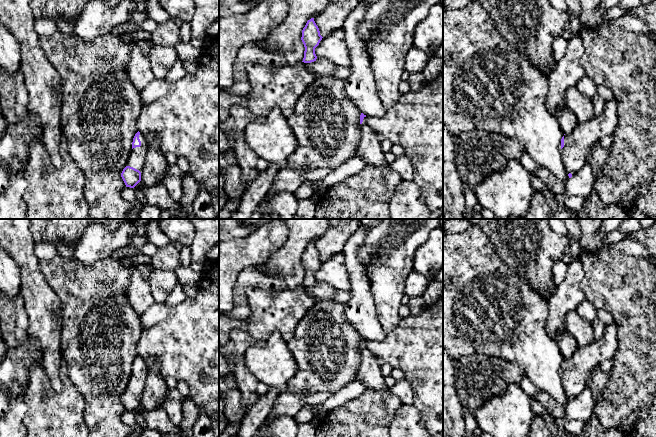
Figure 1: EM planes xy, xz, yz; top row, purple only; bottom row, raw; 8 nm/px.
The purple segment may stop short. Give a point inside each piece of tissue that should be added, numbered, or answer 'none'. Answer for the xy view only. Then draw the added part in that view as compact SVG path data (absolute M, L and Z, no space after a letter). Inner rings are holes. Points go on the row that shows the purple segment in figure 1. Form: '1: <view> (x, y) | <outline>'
1: xy (137, 157) | M140 133L141 146L131 150L127 166L133 167L141 172L146 159L146 138Z

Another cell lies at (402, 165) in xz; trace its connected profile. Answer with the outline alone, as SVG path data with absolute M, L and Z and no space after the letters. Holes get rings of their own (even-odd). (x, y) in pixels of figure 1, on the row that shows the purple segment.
M399 156L390 164L390 168L397 172L402 180L412 181L414 178L414 168L407 156Z

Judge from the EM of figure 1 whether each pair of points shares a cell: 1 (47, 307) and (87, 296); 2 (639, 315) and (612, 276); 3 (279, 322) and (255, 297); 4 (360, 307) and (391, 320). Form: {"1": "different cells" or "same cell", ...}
{"1": "different cells", "2": "same cell", "3": "same cell", "4": "different cells"}

